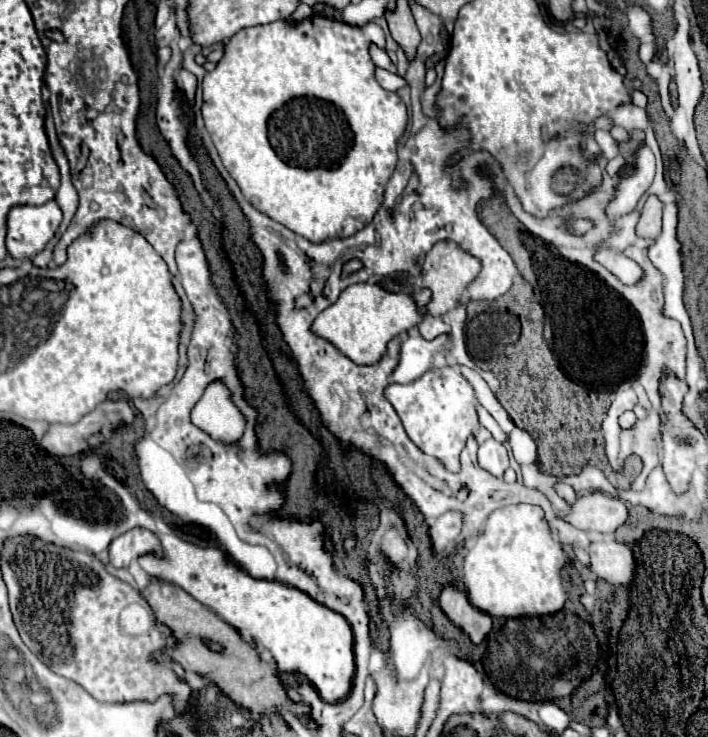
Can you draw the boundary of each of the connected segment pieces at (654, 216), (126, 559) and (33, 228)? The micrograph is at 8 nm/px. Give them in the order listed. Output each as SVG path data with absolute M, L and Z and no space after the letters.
M650 195L644 203L636 233L644 239L656 239L660 229L662 229L662 201L656 195Z
M130 529L128 533L116 537L110 543L110 563L114 567L128 567L138 555L146 555L154 551L154 555L162 557L162 547L158 547L158 537L148 529Z
M46 201L44 205L18 205L8 213L6 249L16 259L36 255L54 237L62 221L58 203Z

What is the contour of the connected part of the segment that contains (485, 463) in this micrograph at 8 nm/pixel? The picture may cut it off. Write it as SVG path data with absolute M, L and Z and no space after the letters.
M488 439L478 449L478 463L482 469L492 473L494 477L502 477L504 471L508 469L506 447L502 443L498 443L496 439Z

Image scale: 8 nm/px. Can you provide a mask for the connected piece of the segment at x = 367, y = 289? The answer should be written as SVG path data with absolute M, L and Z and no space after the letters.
M356 283L348 285L340 299L326 307L314 321L312 331L328 341L332 341L346 357L350 357L354 363L364 363L372 365L376 363L384 351L386 343L398 335L408 331L410 327L416 327L422 323L422 311L414 303L412 293L400 291L400 293L390 293L382 289L380 285L372 283Z

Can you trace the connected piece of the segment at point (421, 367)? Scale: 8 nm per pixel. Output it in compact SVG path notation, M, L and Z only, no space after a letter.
M410 335L400 345L398 365L390 375L390 383L410 383L422 377L428 369L432 369L434 359L446 353L450 347L450 337L442 335L434 341L426 341L420 335Z

